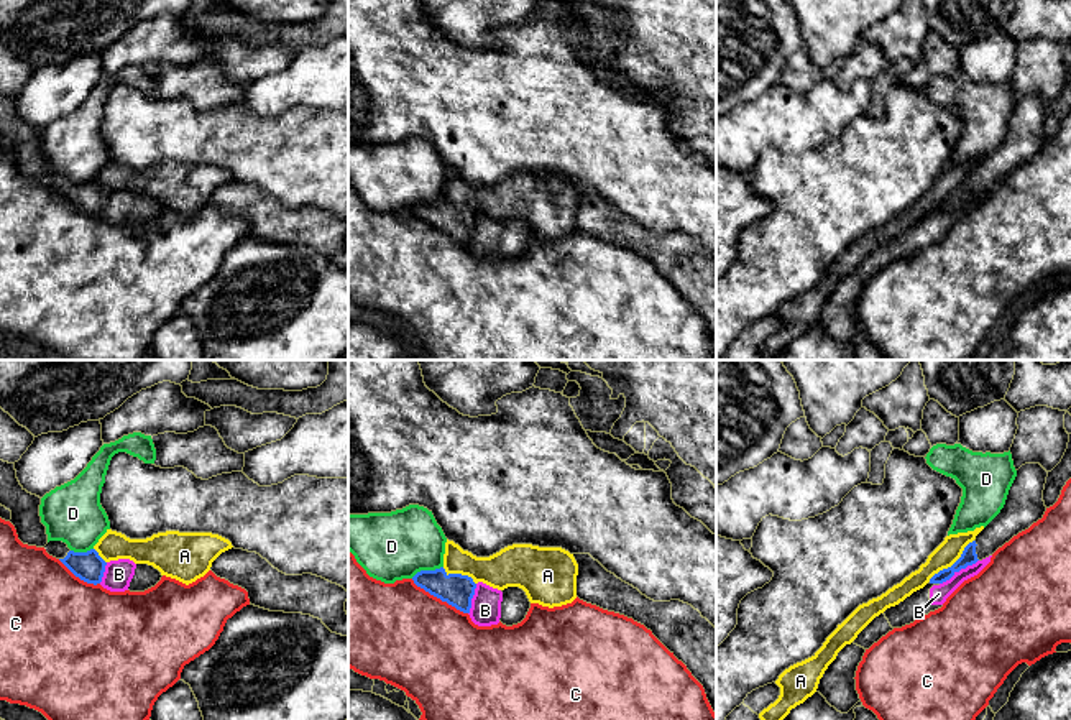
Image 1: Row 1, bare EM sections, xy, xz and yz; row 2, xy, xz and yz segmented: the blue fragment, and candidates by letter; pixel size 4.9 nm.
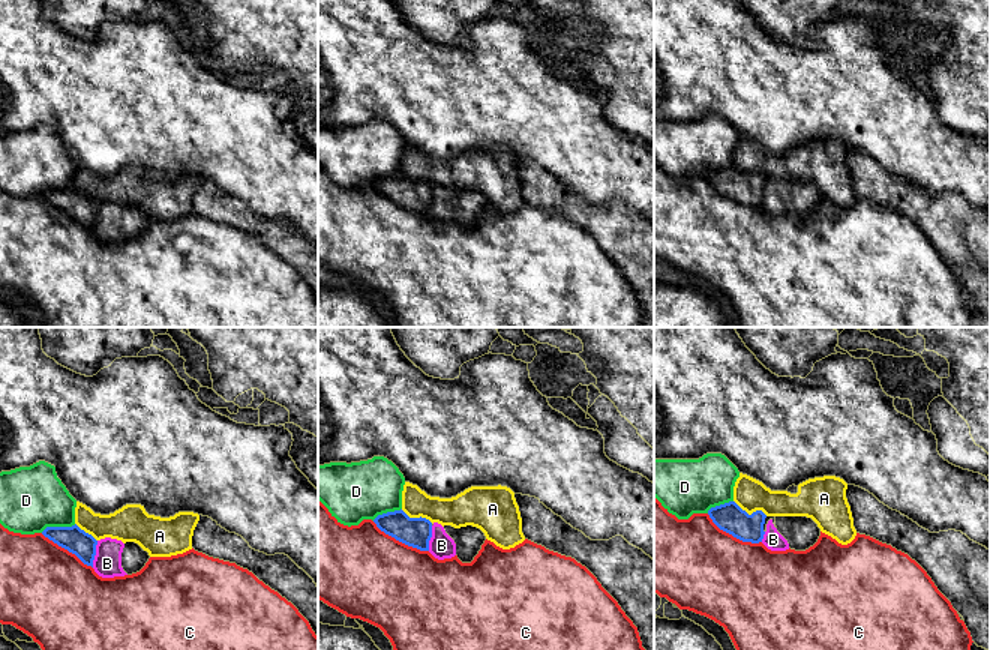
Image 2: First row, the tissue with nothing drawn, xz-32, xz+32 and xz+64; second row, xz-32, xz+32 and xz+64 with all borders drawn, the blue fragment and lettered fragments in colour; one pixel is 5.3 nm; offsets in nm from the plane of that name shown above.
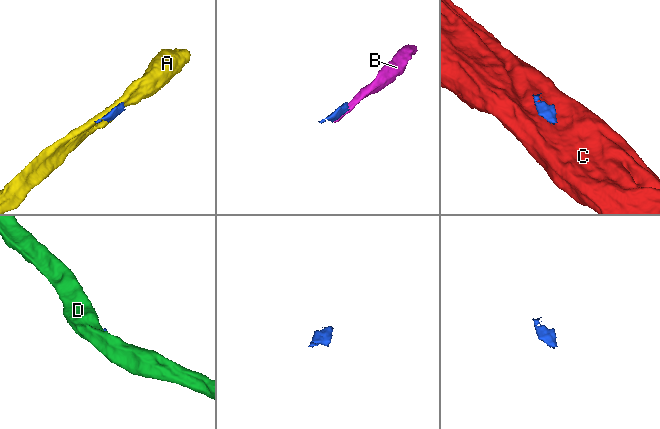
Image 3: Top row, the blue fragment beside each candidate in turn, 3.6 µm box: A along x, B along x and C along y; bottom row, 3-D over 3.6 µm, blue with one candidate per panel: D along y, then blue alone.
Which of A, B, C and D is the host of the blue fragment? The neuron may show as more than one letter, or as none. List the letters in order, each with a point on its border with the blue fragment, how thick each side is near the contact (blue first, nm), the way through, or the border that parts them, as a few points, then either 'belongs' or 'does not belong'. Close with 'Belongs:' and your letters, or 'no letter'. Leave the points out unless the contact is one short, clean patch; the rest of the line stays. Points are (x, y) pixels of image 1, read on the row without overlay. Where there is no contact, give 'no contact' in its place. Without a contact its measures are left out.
A: yz (953, 196) | 80/110 nm | does not belong
B: yz (958, 203) | 80/90 nm | along yz (978, 191), (940, 216) | does not belong
C: xz (439, 229) | 160/480 nm | does not belong
D: xz (426, 203) | 160/340 nm | does not belong
Belongs: no letter

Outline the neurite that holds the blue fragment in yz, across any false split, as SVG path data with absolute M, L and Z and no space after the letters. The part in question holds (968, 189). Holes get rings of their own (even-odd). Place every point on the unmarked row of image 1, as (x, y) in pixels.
M1025 95L1009 122L1000 145L969 174L961 189L948 201L940 202L930 215L943 215L956 204L992 187L1018 164L1043 150L1046 138L1043 122L1048 104L1040 95Z

